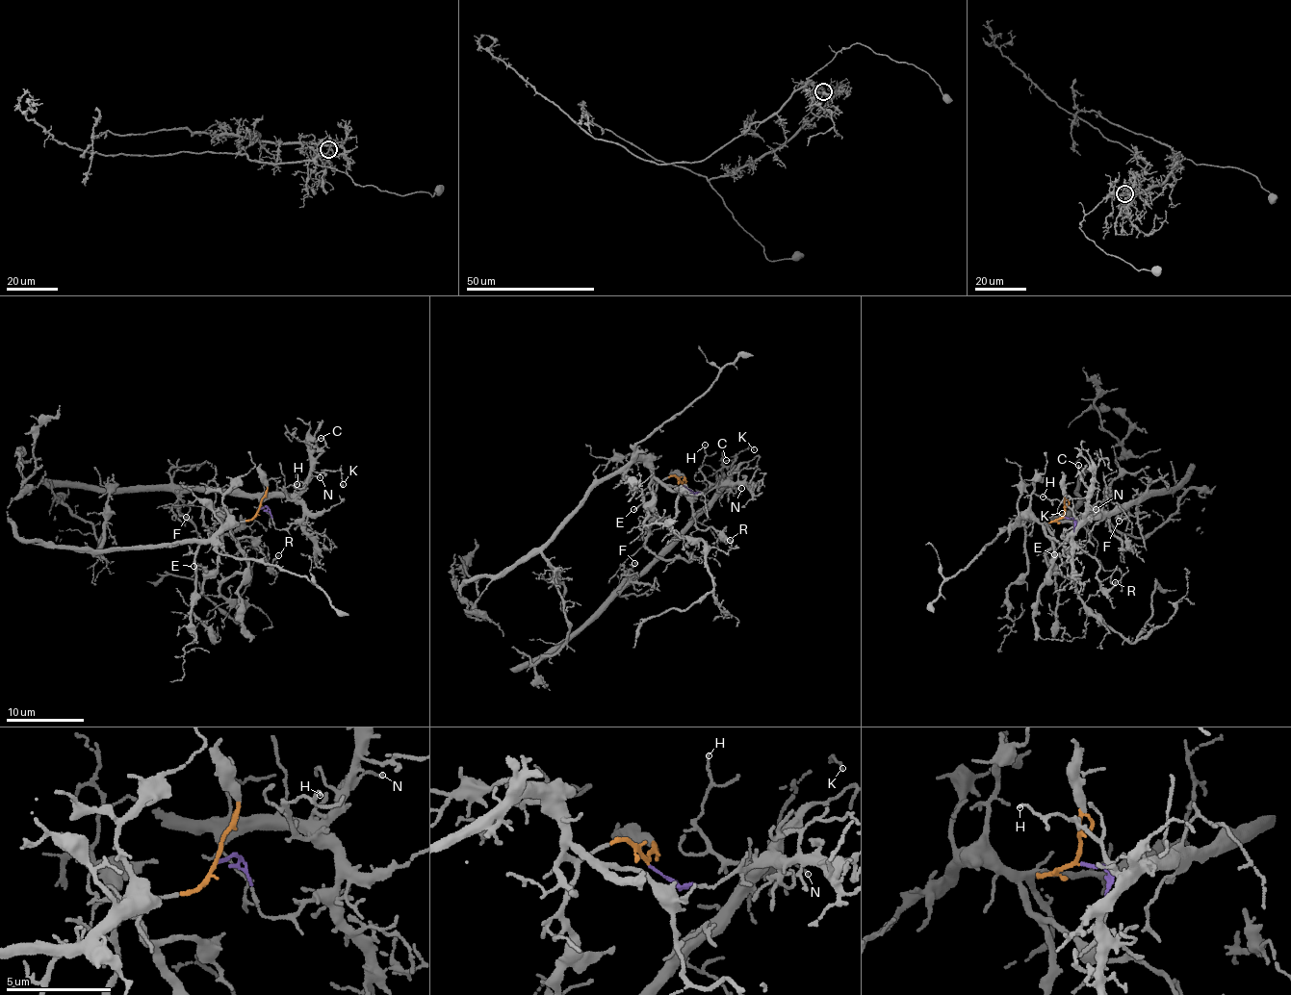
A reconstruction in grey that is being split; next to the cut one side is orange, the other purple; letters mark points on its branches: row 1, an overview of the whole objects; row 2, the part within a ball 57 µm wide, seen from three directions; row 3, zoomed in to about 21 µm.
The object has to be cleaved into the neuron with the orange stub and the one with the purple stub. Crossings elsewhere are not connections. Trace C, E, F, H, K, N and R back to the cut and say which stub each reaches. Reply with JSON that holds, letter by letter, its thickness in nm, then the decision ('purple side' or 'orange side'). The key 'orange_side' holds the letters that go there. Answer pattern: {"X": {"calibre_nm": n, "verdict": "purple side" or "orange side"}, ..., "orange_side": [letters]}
{"C": {"calibre_nm": 170, "verdict": "purple side"}, "E": {"calibre_nm": 130, "verdict": "orange side"}, "F": {"calibre_nm": 120, "verdict": "purple side"}, "H": {"calibre_nm": 110, "verdict": "purple side"}, "K": {"calibre_nm": 100, "verdict": "purple side"}, "N": {"calibre_nm": 110, "verdict": "purple side"}, "R": {"calibre_nm": 140, "verdict": "orange side"}, "orange_side": ["E", "R"]}

